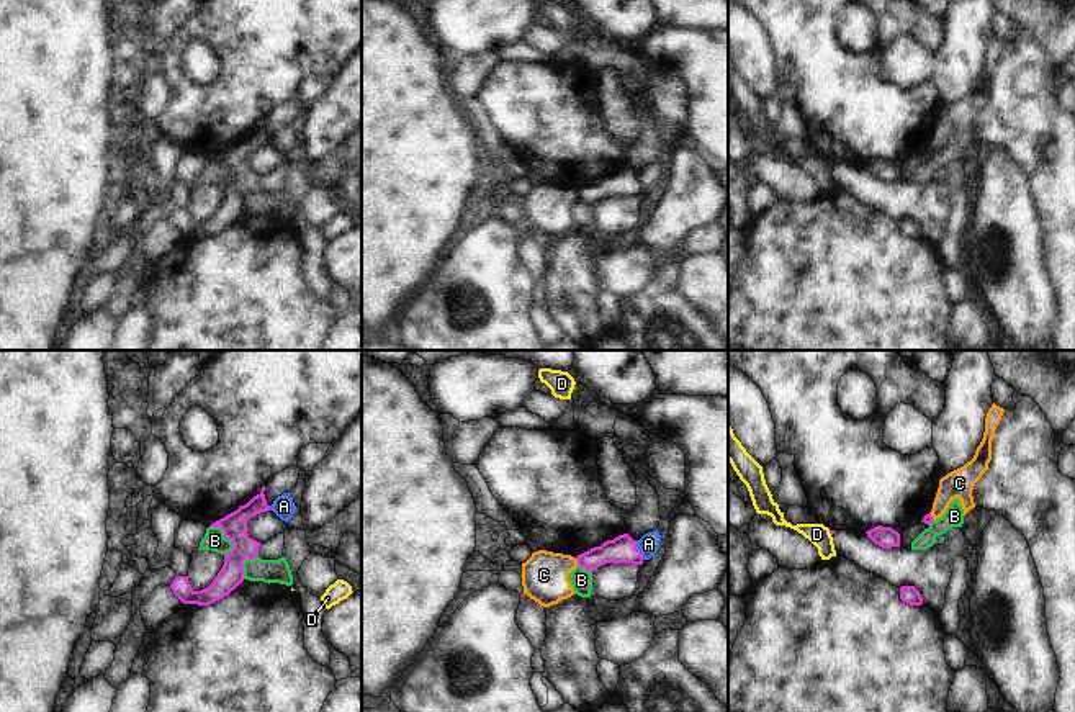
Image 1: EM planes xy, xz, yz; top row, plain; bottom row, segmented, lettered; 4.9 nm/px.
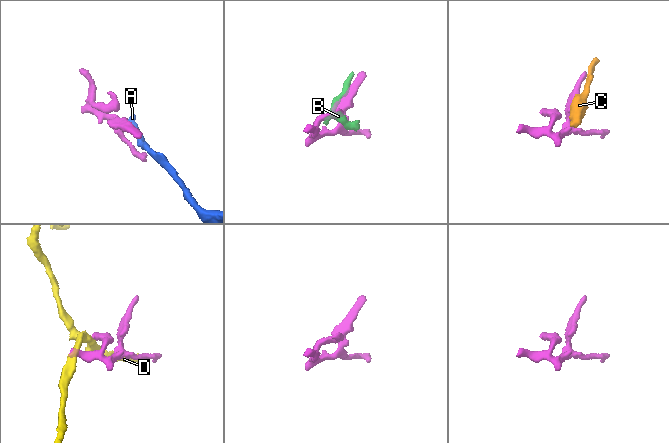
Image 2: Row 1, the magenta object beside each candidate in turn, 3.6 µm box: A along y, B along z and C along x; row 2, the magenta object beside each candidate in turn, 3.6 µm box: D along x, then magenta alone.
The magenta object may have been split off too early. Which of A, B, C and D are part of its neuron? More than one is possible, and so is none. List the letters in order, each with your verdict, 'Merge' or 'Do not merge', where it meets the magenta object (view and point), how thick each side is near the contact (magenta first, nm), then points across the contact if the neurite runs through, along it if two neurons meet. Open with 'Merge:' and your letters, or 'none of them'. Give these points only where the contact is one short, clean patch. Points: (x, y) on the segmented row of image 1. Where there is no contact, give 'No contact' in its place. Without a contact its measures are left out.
Merge: none of them
A: Do not merge. Touches magenta at xz (638, 550). Thickness 140 nm (magenta) against 100 nm
B: Do not merge. Touches magenta at xy (226, 537). Thickness 130 nm (magenta) against 110 nm
C: Do not merge. Touches magenta at xz (578, 562). Thickness 140 nm (magenta) against 220 nm. Boundary: xz (575, 558), (578, 565)
D: Do not merge. Touches magenta at yz (830, 532). Thickness 20 nm (magenta) against 100 nm. Boundary: yz (828, 531), (832, 534)

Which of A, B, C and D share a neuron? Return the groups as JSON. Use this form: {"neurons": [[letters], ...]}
{"neurons": [["A"], ["B", "D"], ["C"]]}

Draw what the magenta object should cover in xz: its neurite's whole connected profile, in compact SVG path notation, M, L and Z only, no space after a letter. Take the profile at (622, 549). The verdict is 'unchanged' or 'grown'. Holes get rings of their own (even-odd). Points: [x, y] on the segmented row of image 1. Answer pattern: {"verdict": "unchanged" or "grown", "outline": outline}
{"verdict": "unchanged", "outline": "M628 534L618 535L614 540L604 542L600 547L594 547L576 557L578 566L596 571L605 563L632 563L641 565L643 557Z"}

